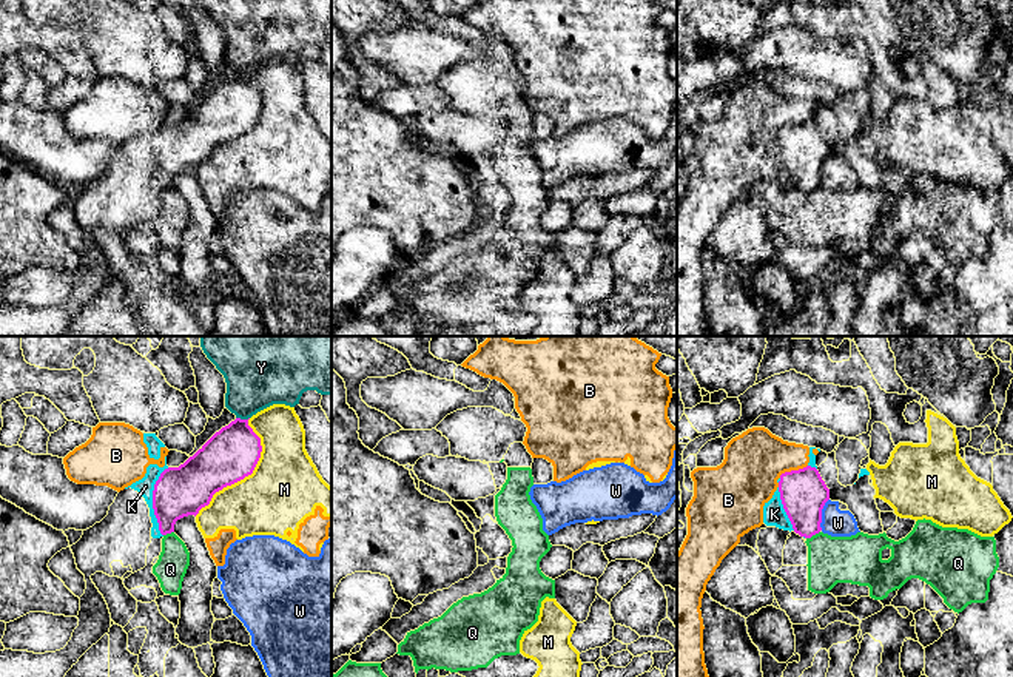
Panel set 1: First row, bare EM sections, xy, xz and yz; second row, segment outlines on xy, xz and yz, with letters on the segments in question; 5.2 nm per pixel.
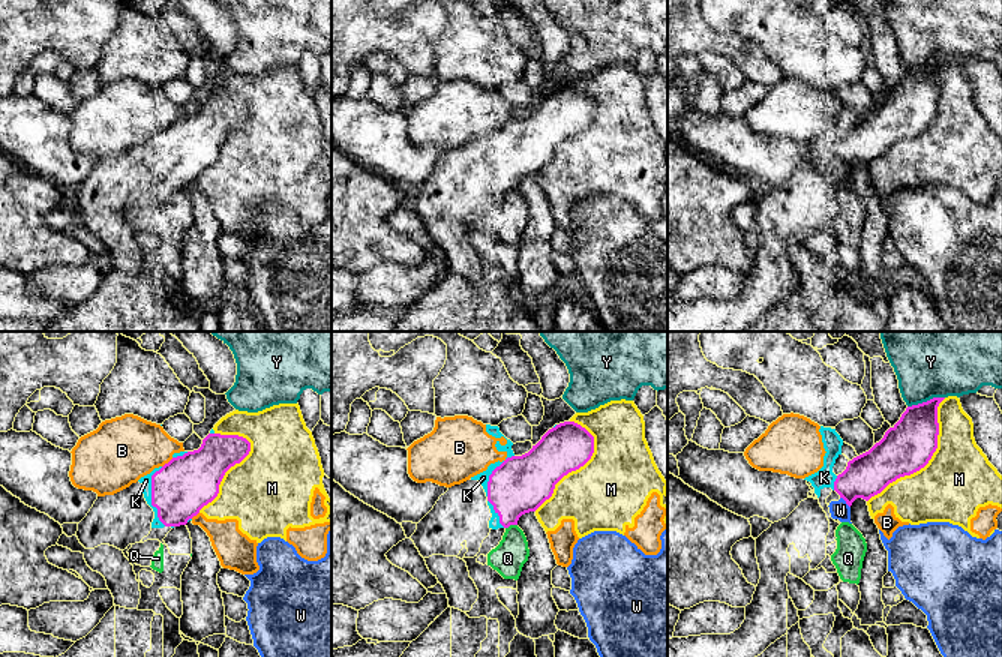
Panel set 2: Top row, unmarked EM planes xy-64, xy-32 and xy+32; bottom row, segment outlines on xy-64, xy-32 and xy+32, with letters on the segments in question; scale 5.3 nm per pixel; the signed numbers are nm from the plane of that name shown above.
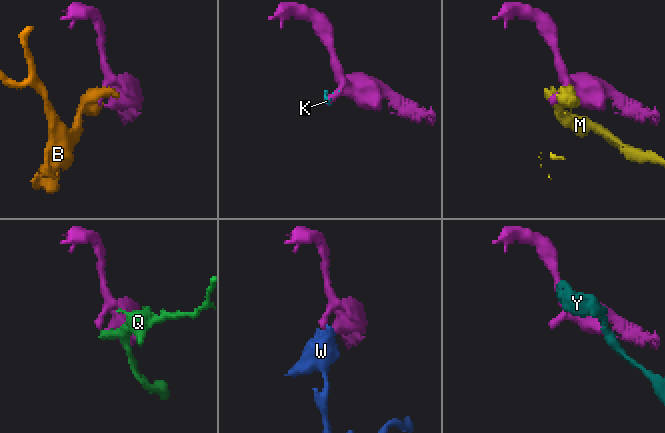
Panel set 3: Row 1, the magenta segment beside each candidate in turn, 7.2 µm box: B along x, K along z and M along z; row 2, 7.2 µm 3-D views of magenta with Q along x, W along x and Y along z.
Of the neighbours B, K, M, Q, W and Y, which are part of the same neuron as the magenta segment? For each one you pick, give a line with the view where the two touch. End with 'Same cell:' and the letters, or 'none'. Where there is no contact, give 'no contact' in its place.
Same cell: none

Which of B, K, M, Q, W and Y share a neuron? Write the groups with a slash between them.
B K M / Q / W / Y

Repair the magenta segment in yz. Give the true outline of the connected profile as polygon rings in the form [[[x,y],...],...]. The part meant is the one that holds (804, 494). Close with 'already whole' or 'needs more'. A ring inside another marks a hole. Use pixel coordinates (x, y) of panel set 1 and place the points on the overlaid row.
[[[816,467],[782,473],[779,492],[796,534],[811,538],[822,530],[822,509],[830,500],[830,489]]]; already whole

